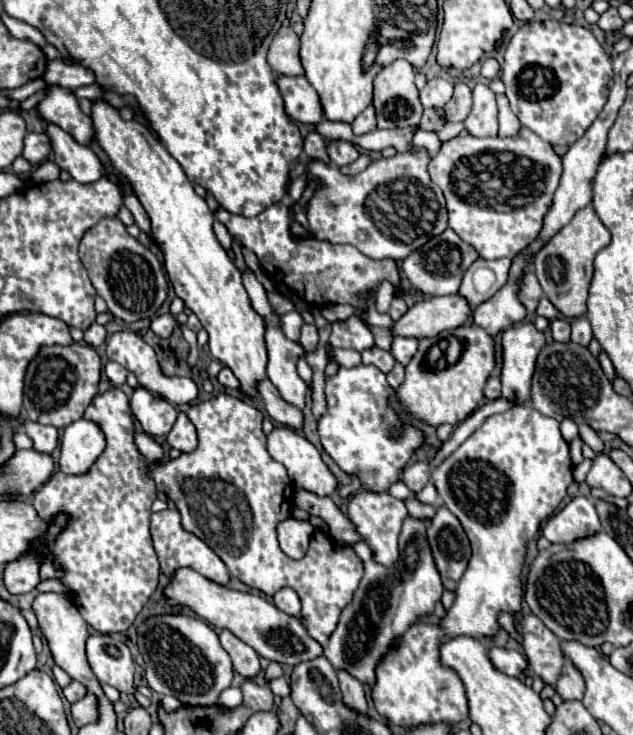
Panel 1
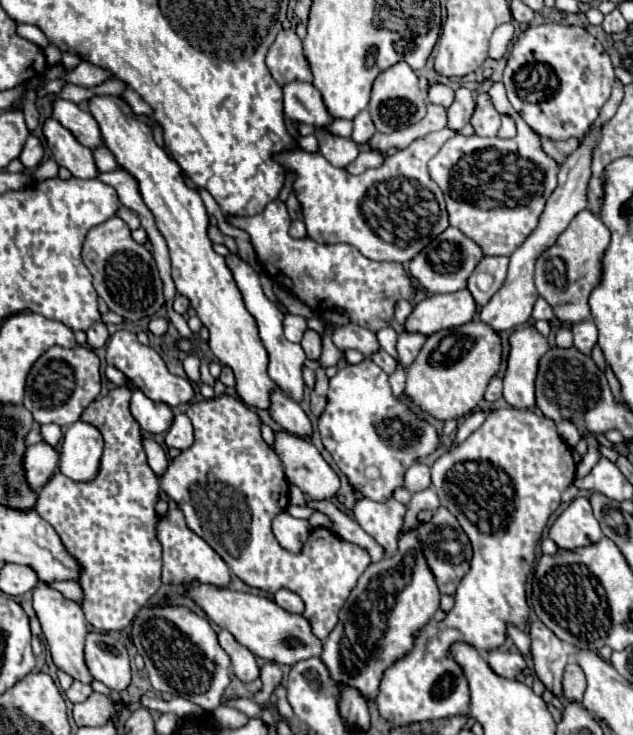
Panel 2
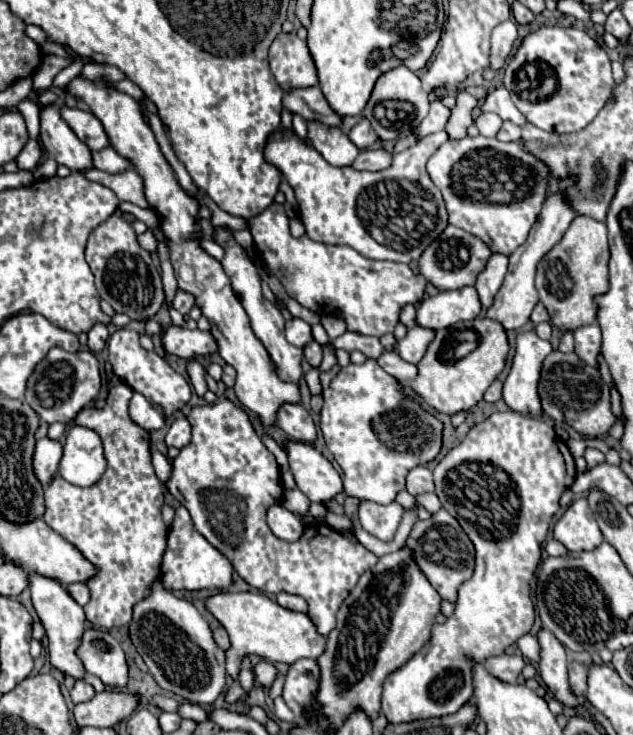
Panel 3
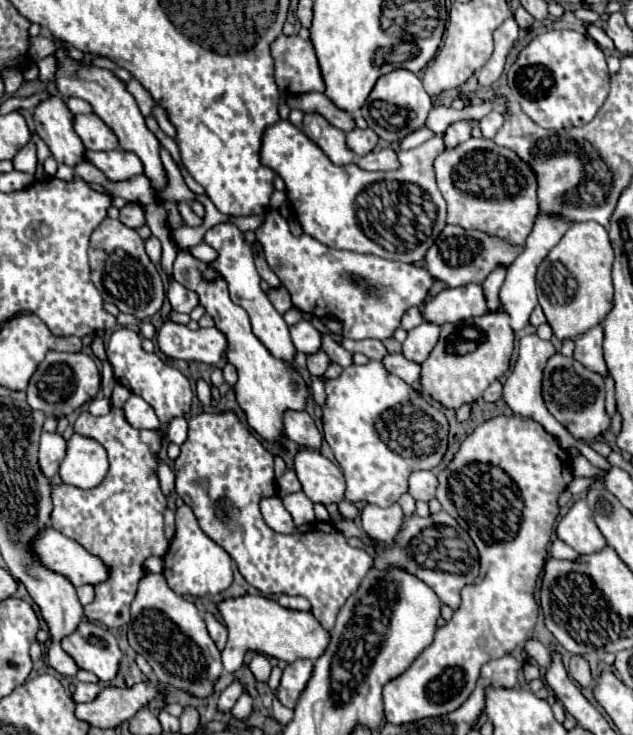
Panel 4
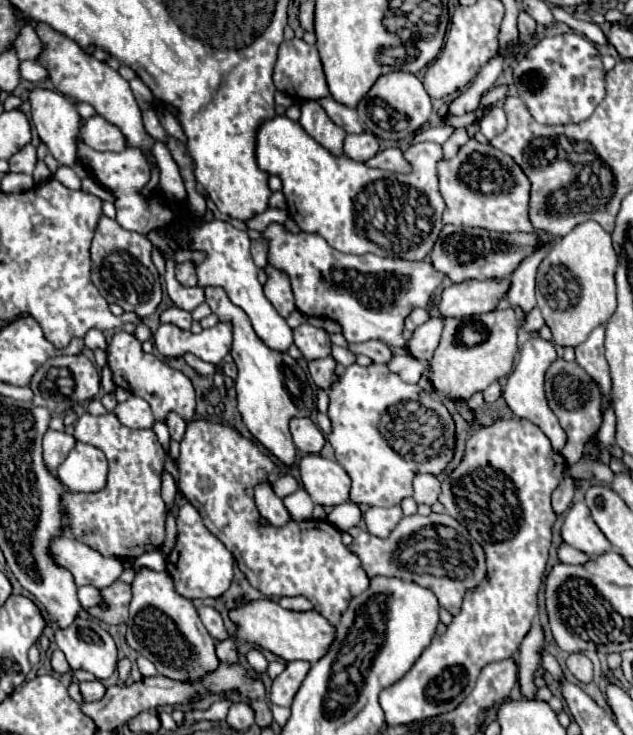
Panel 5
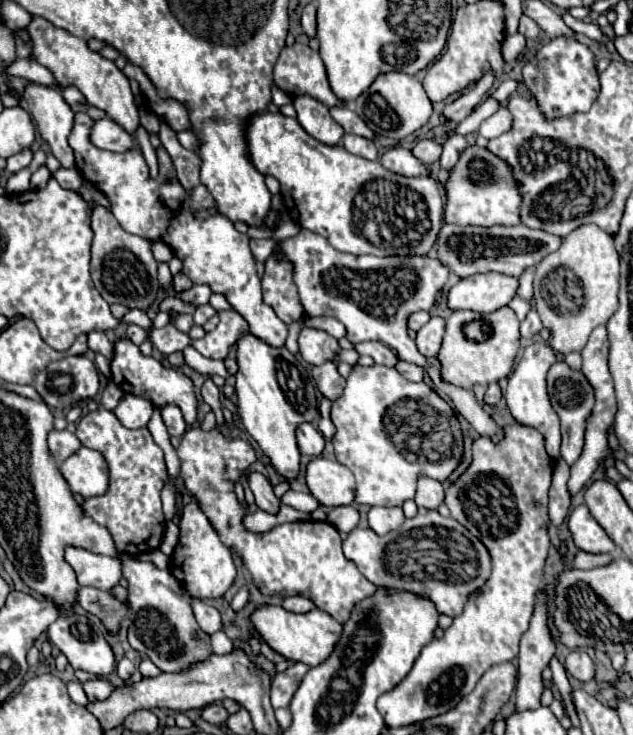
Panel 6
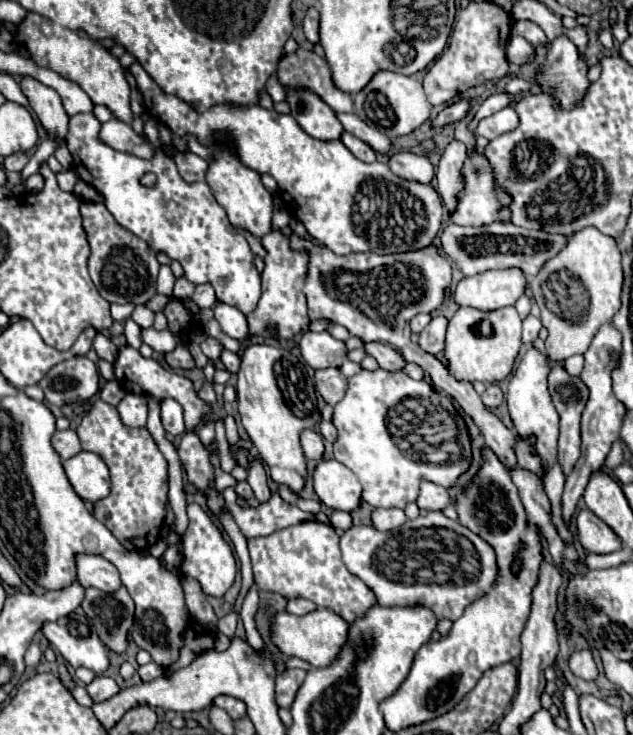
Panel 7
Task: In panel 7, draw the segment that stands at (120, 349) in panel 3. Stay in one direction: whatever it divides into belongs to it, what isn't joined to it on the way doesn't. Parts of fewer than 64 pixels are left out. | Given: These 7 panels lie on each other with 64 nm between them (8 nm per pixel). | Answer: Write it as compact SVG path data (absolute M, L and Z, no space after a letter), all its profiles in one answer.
M126 346L118 352L118 360L114 362L114 374L116 374L116 380L118 384L128 390L128 392L134 392L134 394L148 394L148 396L154 396L158 400L164 400L164 398L174 398L176 402L180 402L180 406L184 408L184 422L186 422L186 430L192 432L196 430L198 424L202 424L210 414L212 414L212 406L206 404L204 400L198 398L192 382L176 372L170 372L170 370L164 370L156 360L152 358L144 358L138 350Z

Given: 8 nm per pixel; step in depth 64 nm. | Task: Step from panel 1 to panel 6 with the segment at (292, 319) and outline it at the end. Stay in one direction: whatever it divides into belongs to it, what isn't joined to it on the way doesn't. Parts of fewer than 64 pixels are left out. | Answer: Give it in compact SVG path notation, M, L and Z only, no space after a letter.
M304 326L302 332L300 332L300 338L298 338L298 344L300 344L302 358L308 364L320 366L320 364L324 364L328 360L338 362L340 344L338 344L336 338L332 338L330 334L322 332L322 330L314 330L314 328Z

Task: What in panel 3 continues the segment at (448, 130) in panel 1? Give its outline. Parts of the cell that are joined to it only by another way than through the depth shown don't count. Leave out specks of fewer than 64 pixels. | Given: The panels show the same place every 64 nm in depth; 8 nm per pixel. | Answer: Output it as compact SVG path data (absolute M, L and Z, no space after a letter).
M278 128L268 136L264 158L276 166L294 190L306 236L332 246L350 246L366 258L414 262L448 226L442 194L426 172L428 158L448 140L446 132L424 136L416 146L394 154L392 166L380 172L336 168L296 132Z

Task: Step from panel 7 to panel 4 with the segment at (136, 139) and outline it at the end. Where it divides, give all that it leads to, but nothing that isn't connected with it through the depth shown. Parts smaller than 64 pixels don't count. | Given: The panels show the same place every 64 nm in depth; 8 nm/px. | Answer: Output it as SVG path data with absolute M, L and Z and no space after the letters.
M78 114L74 130L88 150L116 150L116 134L96 116L96 114Z

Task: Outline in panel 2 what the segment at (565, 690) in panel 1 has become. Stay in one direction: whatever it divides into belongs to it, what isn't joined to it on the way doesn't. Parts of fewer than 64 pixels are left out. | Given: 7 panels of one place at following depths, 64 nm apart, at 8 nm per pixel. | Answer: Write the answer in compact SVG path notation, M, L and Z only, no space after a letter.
M570 662L564 672L564 698L570 702L580 702L586 690L586 678L576 662Z

